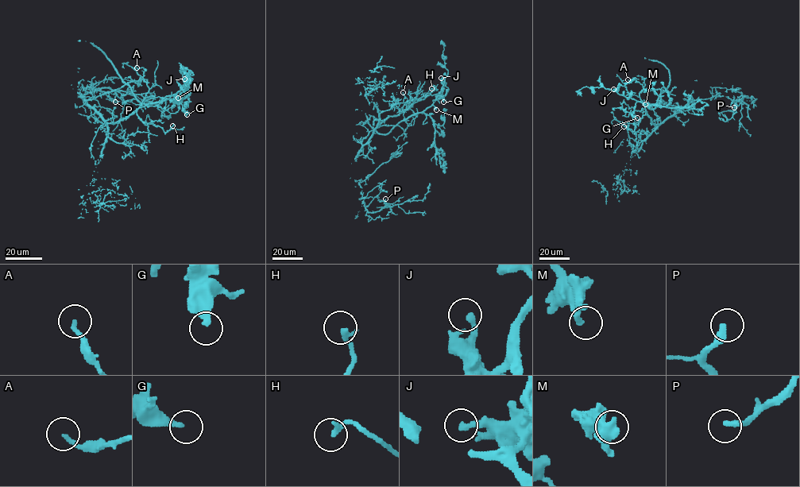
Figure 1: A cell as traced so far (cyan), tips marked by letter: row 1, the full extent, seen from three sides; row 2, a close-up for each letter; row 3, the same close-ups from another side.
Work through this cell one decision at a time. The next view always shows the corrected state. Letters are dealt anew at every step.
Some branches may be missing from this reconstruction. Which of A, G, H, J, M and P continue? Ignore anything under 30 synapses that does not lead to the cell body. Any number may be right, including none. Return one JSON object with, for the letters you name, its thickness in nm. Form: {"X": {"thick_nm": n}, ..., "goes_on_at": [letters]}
{"A": {"thick_nm": 170}, "M": {"thick_nm": 360}, "P": {"thick_nm": 280}, "goes_on_at": ["A", "M", "P"]}

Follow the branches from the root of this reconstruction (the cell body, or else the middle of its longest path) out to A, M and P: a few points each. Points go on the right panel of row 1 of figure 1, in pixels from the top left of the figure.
A: (661, 98), (661, 94), (655, 106), (650, 109), (639, 97), (643, 86), (635, 79), (628, 79)
M: (661, 98), (661, 94), (653, 109), (645, 104)
P: (661, 98), (661, 91), (666, 90), (690, 102), (716, 95), (733, 99), (747, 96), (734, 107)

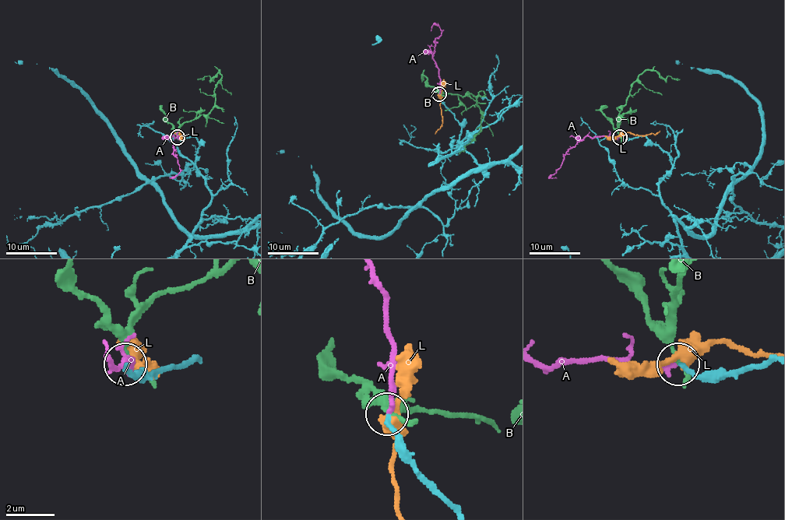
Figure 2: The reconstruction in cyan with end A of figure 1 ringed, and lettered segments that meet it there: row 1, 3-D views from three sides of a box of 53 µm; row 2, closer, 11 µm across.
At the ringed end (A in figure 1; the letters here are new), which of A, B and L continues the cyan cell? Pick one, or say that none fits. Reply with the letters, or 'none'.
A

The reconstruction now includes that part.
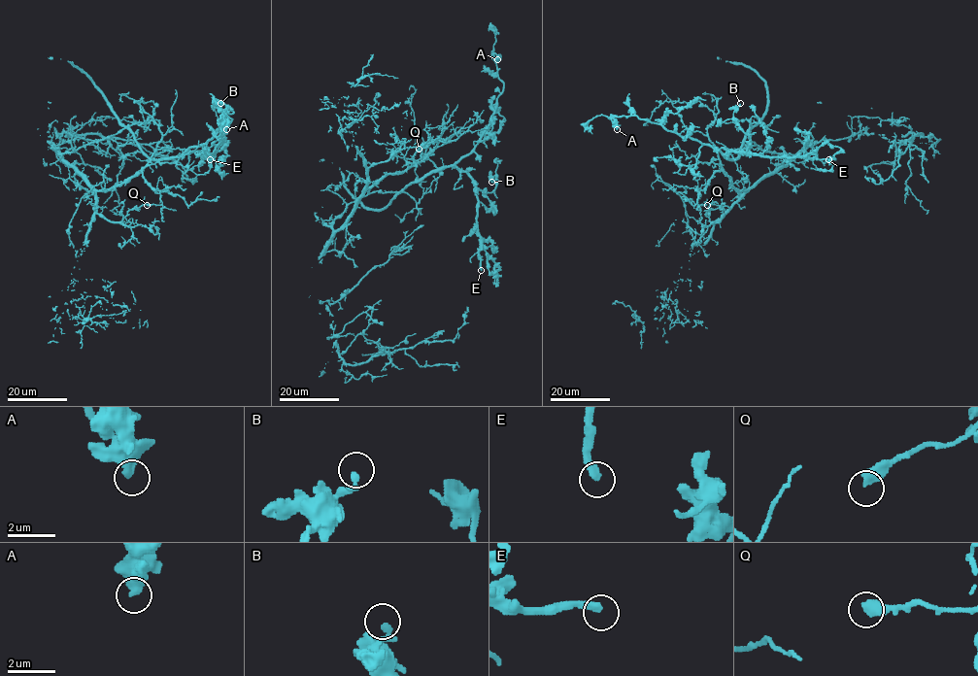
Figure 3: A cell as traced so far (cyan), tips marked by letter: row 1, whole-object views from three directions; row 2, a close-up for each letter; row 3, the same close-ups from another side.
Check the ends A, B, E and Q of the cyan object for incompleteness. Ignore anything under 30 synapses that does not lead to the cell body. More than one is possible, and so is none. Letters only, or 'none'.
E

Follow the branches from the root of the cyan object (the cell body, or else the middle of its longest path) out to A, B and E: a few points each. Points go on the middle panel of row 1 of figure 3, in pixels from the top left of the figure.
A: (375, 191), (399, 192), (433, 172), (453, 166), (473, 149), (491, 119), (503, 88), (497, 59)
B: (375, 191), (399, 192), (450, 166), (462, 169), (478, 187), (488, 192), (496, 186), (494, 175), (491, 182)
E: (375, 191), (399, 192), (447, 167), (462, 169), (472, 181), (478, 201), (481, 270)

